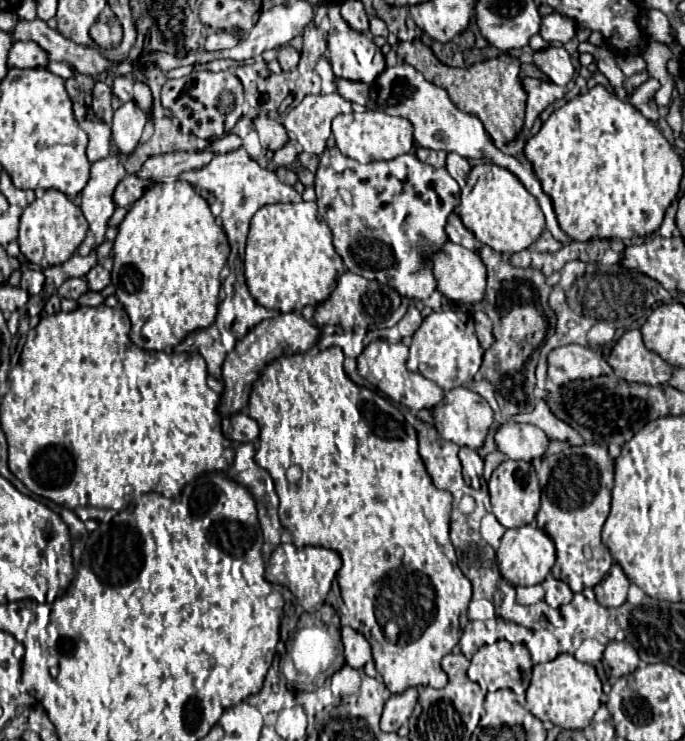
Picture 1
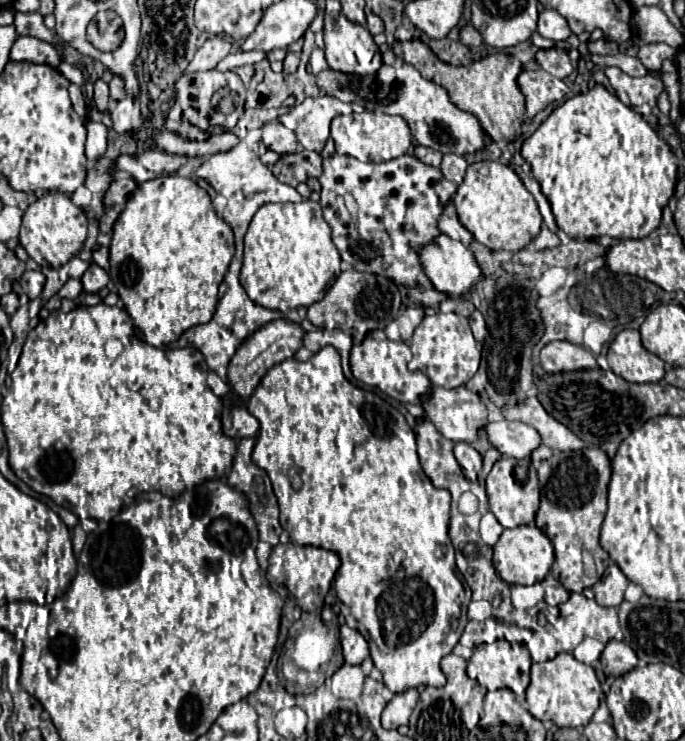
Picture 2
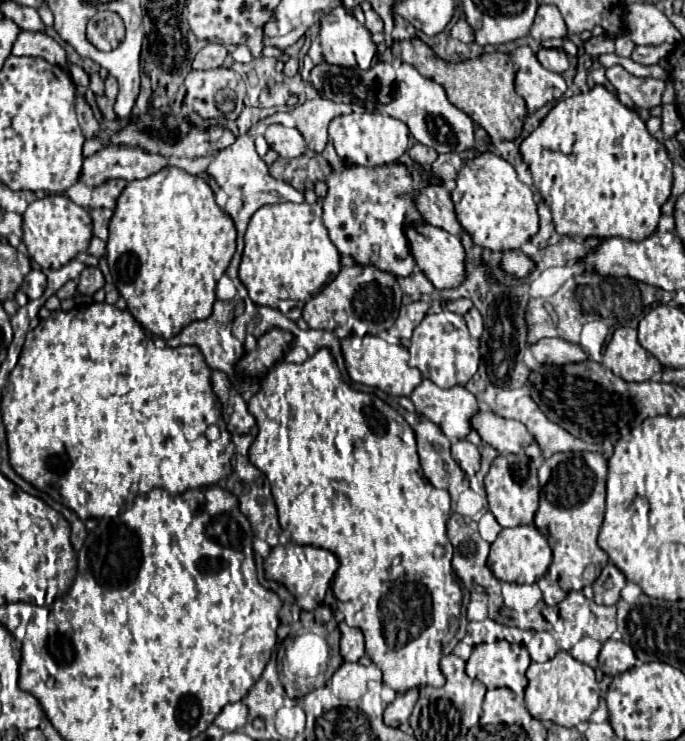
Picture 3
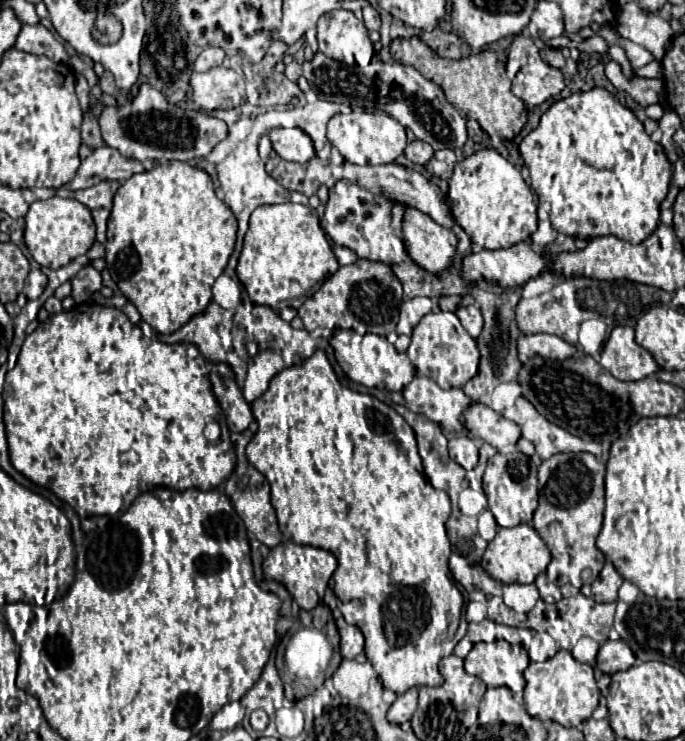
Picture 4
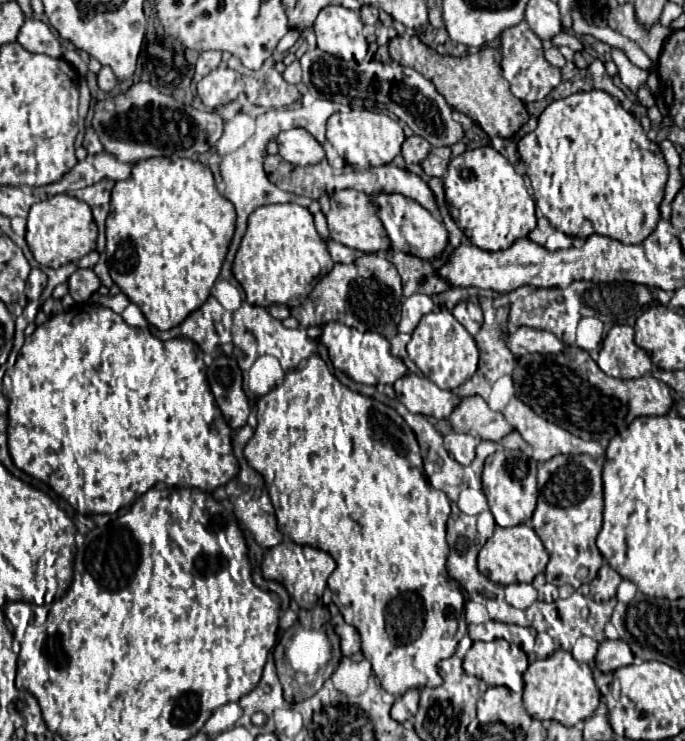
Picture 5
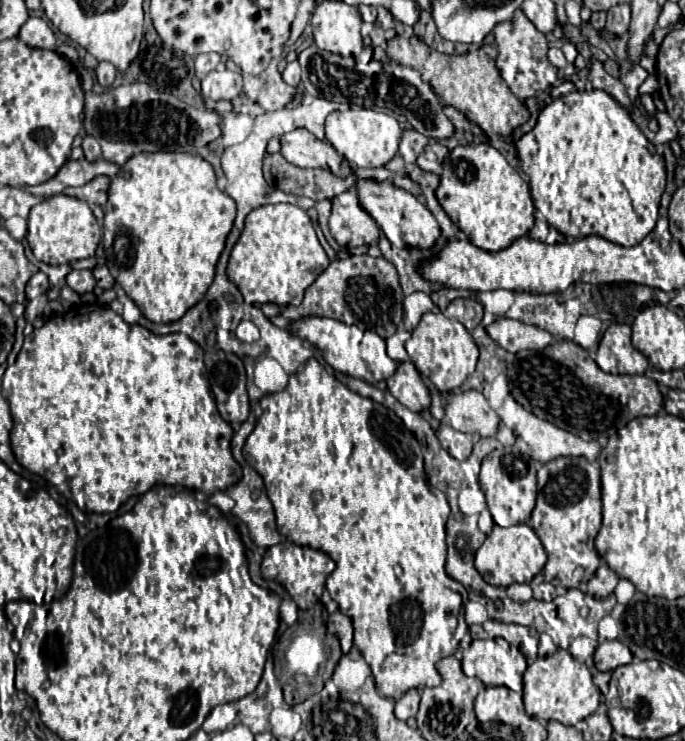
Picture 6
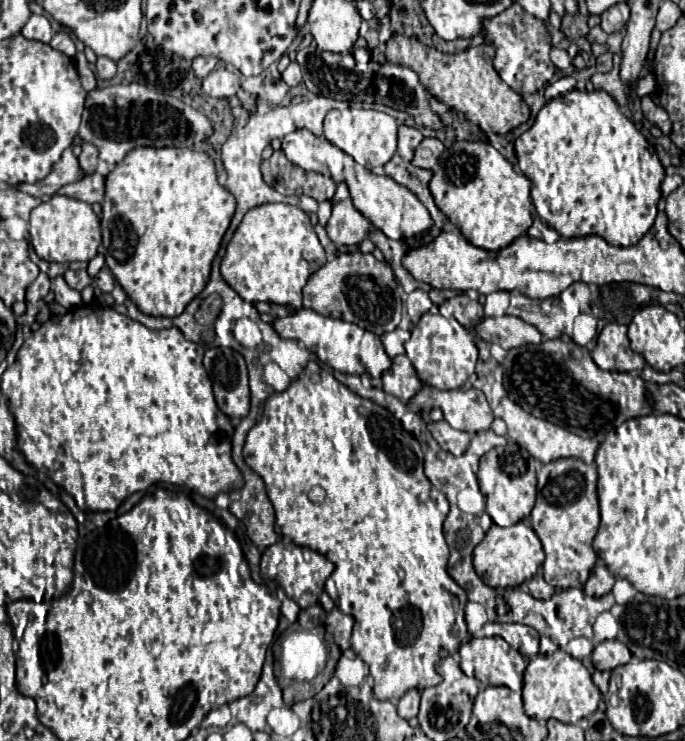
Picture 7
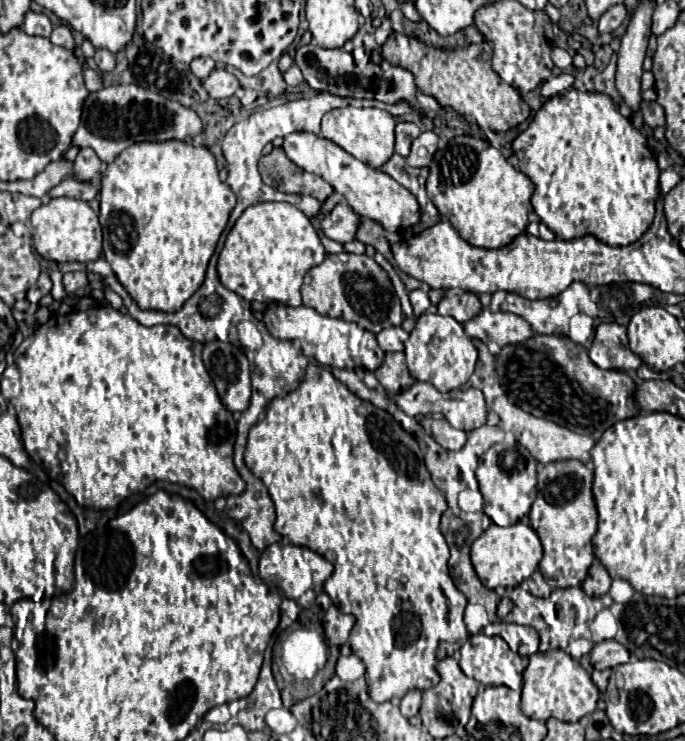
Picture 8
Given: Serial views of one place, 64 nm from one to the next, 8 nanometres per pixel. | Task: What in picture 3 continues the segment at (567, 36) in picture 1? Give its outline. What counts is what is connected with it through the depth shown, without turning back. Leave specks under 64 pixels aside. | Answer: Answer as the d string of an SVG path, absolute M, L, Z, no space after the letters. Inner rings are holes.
M540 4L534 24L530 28L530 36L534 40L546 40L546 38L564 38L566 36L566 24L562 20L562 14L552 4Z

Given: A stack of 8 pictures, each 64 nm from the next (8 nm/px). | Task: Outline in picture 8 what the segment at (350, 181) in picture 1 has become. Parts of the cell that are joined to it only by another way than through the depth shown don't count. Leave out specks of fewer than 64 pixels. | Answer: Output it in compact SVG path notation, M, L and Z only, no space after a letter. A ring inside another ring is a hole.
M338 202L334 210L328 216L324 216L324 220L320 222L320 228L324 236L330 240L336 240L342 244L352 242L354 232L358 228L358 214L346 202Z

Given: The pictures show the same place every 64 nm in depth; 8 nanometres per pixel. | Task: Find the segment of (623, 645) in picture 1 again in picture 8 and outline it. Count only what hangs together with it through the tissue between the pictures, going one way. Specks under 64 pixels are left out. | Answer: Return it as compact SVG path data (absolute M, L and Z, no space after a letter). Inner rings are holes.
M604 640L600 644L594 644L594 648L590 652L590 662L596 670L614 668L618 664L628 662L628 658L630 658L628 650L616 640Z

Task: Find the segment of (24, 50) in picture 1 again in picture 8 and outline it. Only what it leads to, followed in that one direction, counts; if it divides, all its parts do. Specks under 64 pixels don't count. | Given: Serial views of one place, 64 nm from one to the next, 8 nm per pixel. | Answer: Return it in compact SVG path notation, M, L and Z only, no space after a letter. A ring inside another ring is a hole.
M32 10L26 12L22 28L24 28L24 32L30 34L30 36L44 36L44 38L48 38L50 32L52 32L50 18L48 18L46 14L38 14L38 12L32 12Z

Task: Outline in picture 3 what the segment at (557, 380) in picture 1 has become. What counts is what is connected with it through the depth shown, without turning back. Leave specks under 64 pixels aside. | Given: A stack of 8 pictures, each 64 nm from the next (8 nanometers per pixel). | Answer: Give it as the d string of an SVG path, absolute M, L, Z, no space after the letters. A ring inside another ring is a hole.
M546 338L538 340L536 344L528 344L528 350L540 364L570 364L570 362L582 362L588 360L588 354L578 346L570 344L562 338Z

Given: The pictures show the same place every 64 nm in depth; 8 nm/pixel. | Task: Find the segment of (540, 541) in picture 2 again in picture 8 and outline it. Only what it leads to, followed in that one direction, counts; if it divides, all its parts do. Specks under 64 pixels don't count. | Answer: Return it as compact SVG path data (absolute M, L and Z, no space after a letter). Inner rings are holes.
M516 522L506 528L490 524L472 544L472 566L486 588L518 586L522 580L530 578L530 574L538 568L540 560L542 560L542 544L536 532L522 522Z

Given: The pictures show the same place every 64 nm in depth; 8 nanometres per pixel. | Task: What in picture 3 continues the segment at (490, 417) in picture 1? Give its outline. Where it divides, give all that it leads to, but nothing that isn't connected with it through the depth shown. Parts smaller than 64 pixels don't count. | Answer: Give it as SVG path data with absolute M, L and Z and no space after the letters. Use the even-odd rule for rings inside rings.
M424 378L418 388L414 388L410 400L416 406L416 412L438 424L450 440L468 436L468 432L472 430L470 418L480 408L474 394L470 394L464 386L442 390L428 378Z

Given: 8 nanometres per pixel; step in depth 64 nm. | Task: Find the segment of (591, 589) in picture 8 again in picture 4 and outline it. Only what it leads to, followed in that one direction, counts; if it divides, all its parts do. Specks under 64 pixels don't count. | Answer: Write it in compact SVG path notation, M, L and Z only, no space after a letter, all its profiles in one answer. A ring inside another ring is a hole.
M606 562L598 578L592 582L592 598L596 602L616 602L618 600L618 588L622 586L624 578L616 572L616 568Z

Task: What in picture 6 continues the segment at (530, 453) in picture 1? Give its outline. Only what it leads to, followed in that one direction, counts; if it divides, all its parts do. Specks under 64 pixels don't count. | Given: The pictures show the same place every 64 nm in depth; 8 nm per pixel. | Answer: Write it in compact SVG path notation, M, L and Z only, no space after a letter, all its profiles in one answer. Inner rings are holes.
M466 390L466 392L446 392L444 396L444 420L454 428L454 430L460 430L460 432L468 432L468 434L474 434L478 432L480 436L494 436L496 430L498 430L498 424L500 424L500 418L496 416L496 412L488 406L486 398L482 396L482 392L478 390Z

